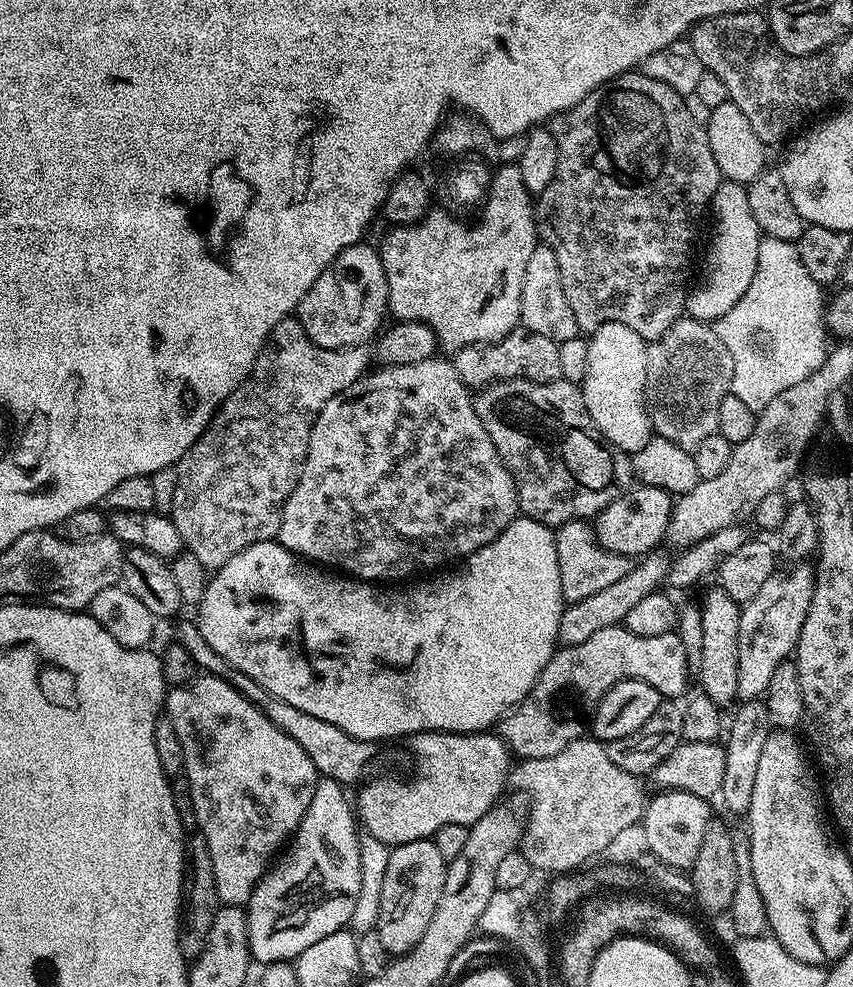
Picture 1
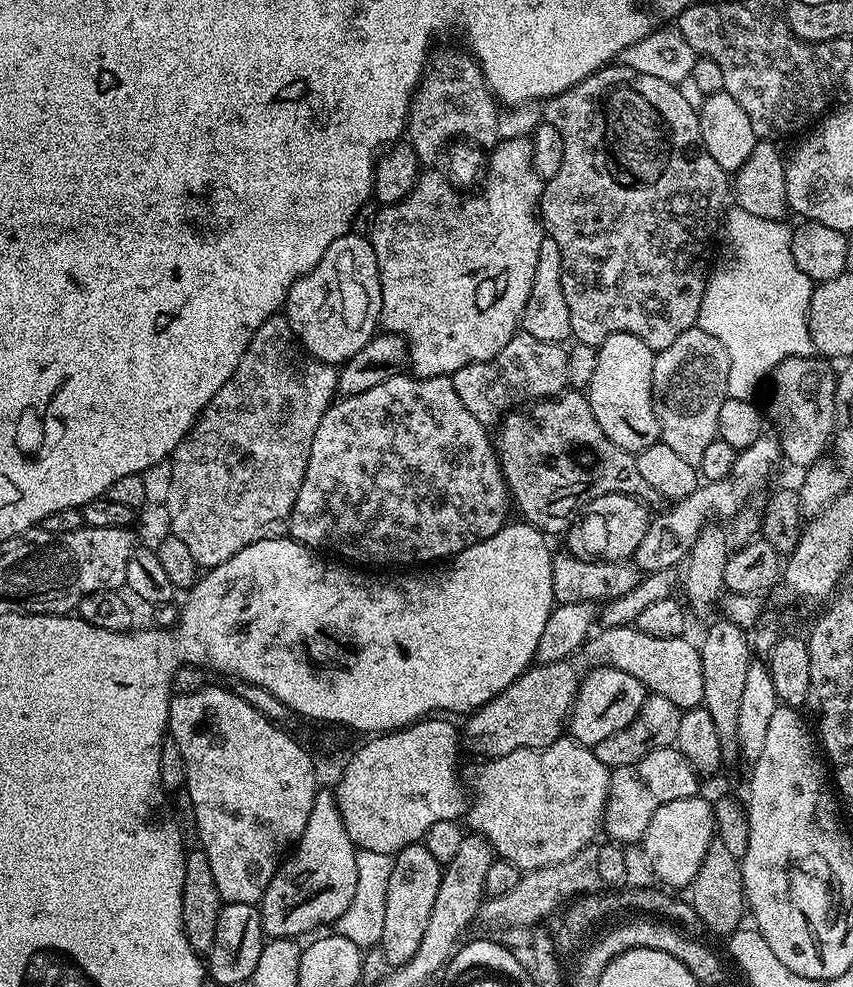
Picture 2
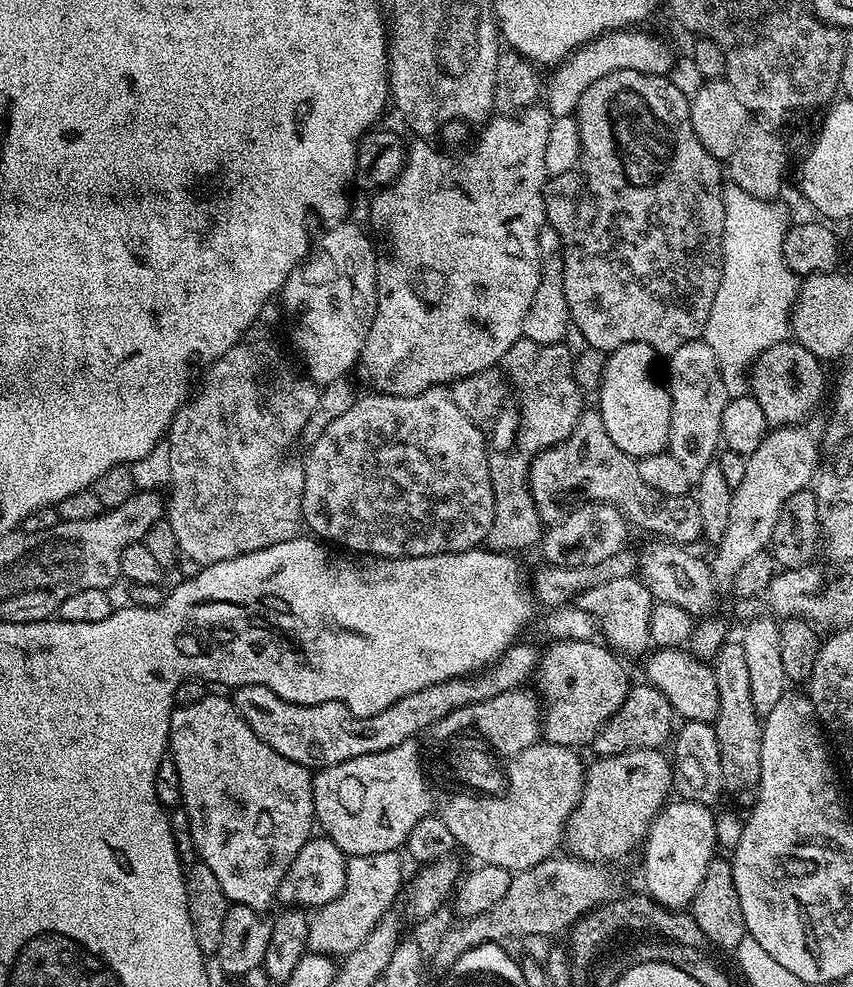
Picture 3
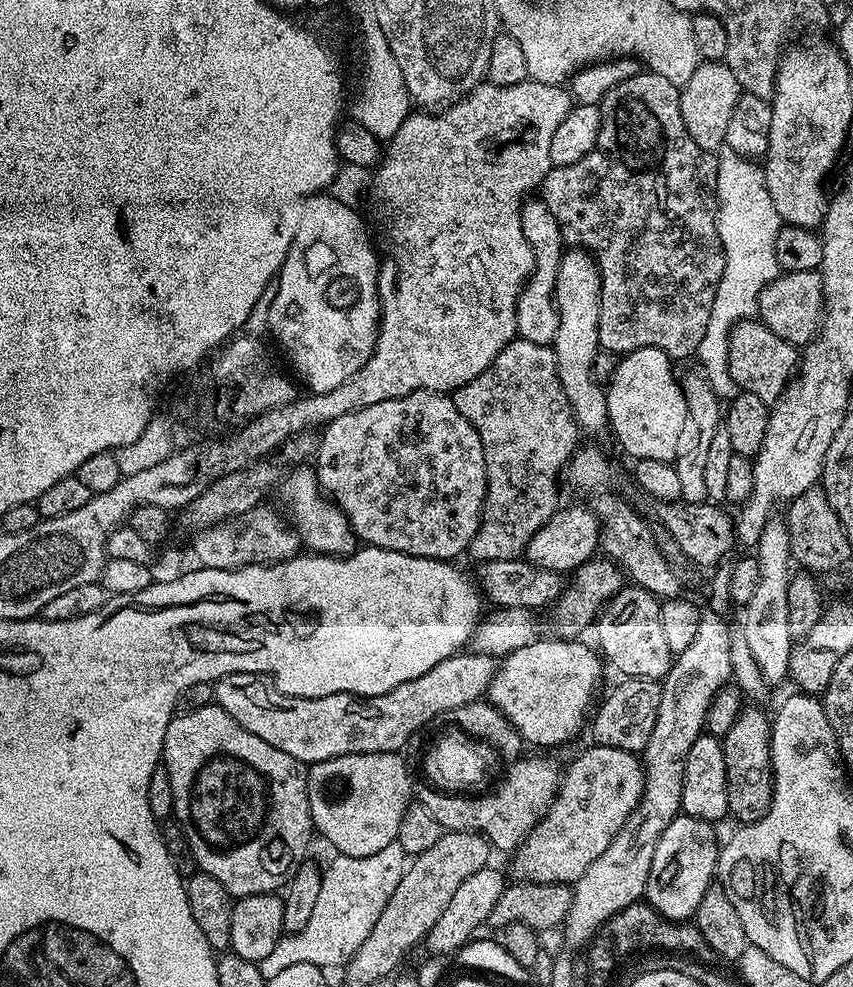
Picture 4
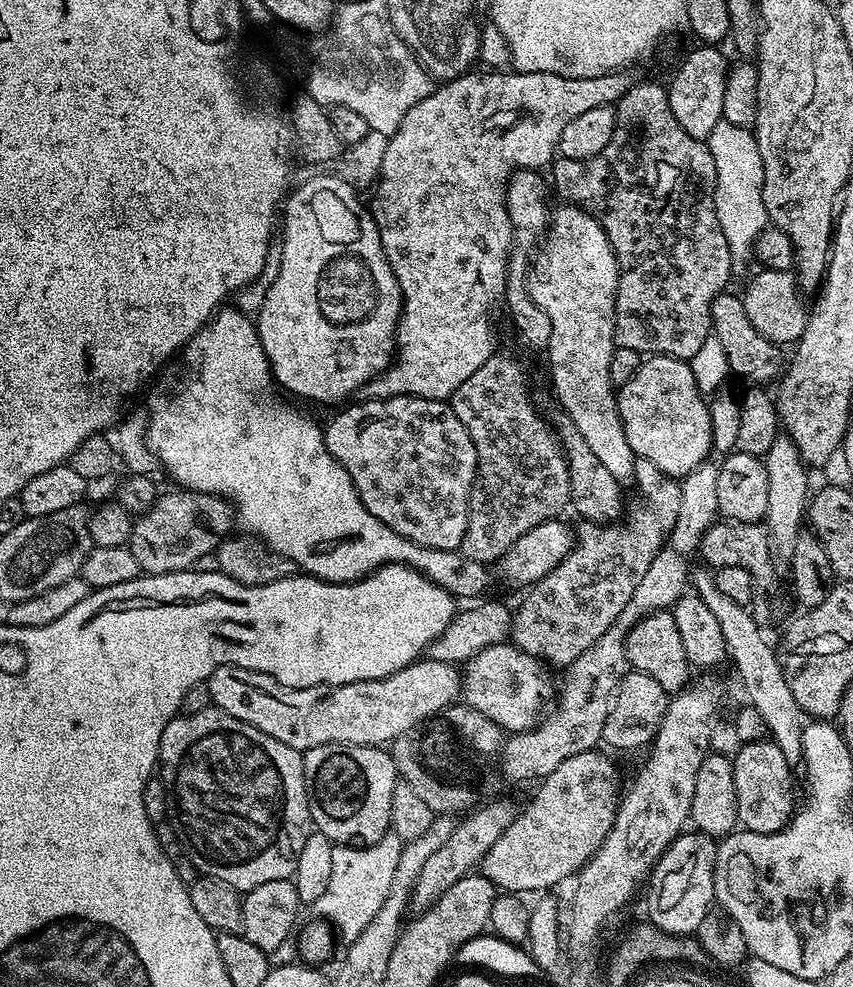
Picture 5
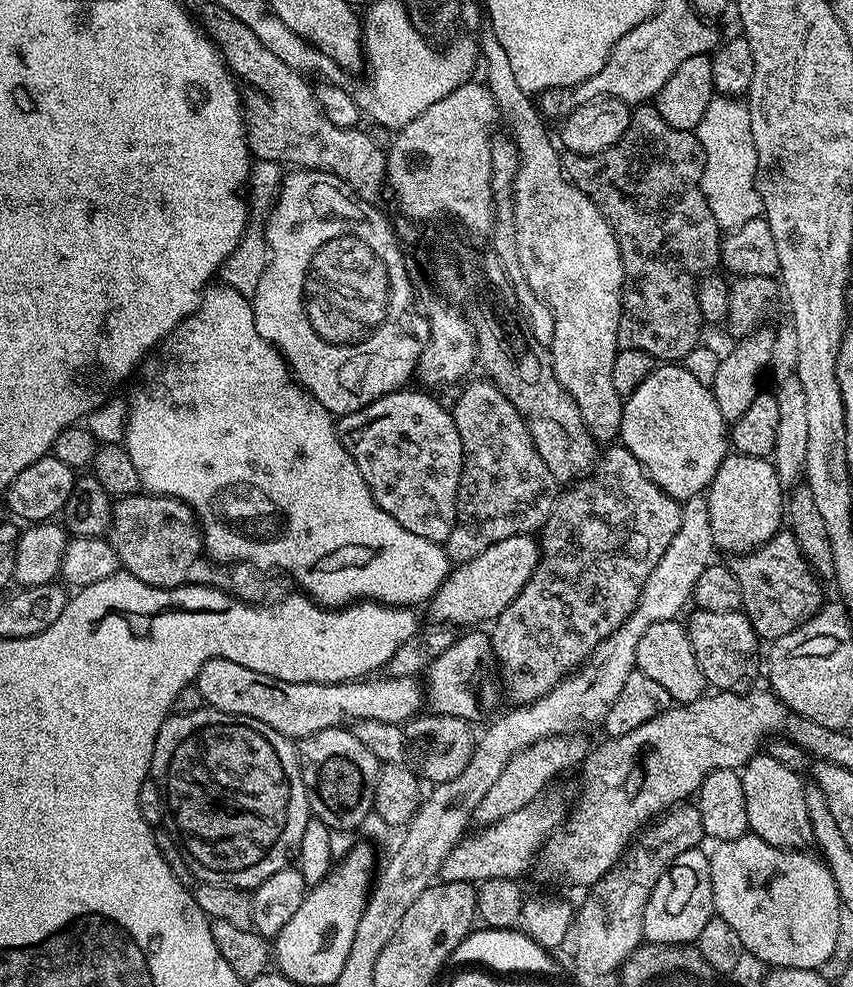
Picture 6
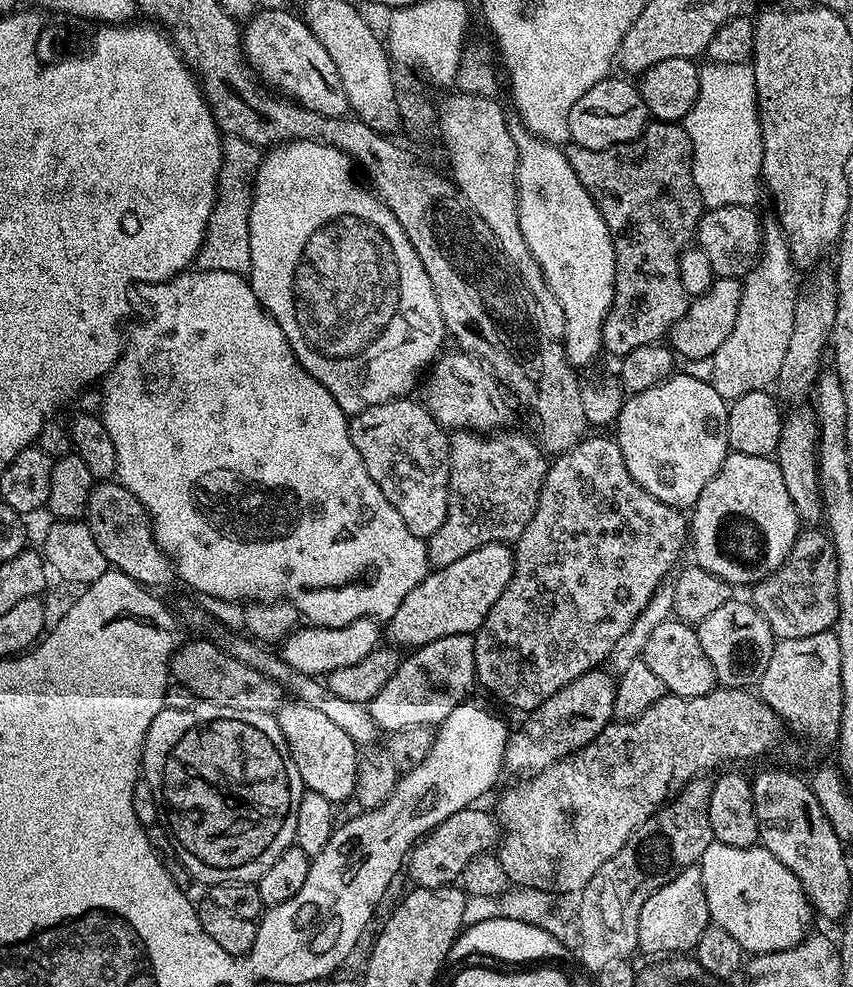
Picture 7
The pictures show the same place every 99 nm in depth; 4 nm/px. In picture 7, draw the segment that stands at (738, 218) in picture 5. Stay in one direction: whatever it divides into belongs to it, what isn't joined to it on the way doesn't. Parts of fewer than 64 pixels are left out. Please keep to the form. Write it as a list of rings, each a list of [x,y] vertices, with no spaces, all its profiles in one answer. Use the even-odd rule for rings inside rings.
[[[708,62],[705,65],[700,68],[698,98],[682,121],[692,143],[694,186],[698,186],[698,194],[708,208],[721,208],[722,206],[746,208],[755,205],[756,195],[762,192],[760,167],[764,147],[760,133],[760,109],[756,103],[754,70],[748,62],[742,64]]]

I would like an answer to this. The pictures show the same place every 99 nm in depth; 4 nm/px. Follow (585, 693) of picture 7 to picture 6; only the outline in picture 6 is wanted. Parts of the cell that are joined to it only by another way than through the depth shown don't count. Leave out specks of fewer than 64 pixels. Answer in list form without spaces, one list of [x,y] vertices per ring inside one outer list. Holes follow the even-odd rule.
[[[568,734],[549,736],[547,740],[534,742],[525,752],[516,753],[506,766],[506,770],[498,774],[498,782],[494,782],[494,786],[490,786],[490,791],[483,796],[482,802],[478,802],[478,810],[474,810],[472,815],[473,821],[480,826],[493,824],[506,818],[506,814],[514,814],[514,810],[522,810],[522,806],[534,802],[536,797],[551,785],[548,783],[555,776],[570,771],[572,767],[575,769],[583,765],[590,751],[590,744],[584,740],[572,739],[576,738]]]

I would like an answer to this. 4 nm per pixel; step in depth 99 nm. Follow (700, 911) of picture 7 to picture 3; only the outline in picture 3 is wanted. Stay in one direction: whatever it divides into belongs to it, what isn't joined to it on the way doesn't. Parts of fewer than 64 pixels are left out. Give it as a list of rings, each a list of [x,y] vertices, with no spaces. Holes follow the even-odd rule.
[[[679,798],[665,803],[652,819],[642,850],[647,895],[667,908],[687,909],[694,894],[698,894],[698,886],[702,886],[702,878],[706,878],[706,866],[710,866],[718,852],[713,809]]]

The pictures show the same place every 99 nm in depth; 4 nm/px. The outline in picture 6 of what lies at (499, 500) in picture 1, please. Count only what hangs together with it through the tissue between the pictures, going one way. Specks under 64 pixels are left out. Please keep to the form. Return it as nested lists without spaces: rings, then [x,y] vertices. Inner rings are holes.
[[[424,390],[408,391],[391,392],[370,402],[370,406],[362,406],[362,410],[339,417],[336,432],[350,458],[354,458],[362,478],[366,478],[366,486],[370,486],[374,502],[378,502],[394,522],[406,526],[406,530],[443,545],[456,525],[456,495],[464,465],[462,438],[458,434],[458,426],[454,426],[451,411],[432,397],[435,395]]]

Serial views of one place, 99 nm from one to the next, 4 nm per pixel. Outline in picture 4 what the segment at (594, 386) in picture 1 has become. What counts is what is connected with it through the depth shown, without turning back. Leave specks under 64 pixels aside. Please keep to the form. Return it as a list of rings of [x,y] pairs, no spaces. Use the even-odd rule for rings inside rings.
[[[639,348],[633,352],[623,353],[617,359],[612,379],[606,385],[608,398],[608,428],[616,435],[616,440],[629,452],[641,460],[675,461],[678,450],[678,437],[686,423],[686,398],[680,389],[678,372],[675,372],[674,361],[657,348]]]

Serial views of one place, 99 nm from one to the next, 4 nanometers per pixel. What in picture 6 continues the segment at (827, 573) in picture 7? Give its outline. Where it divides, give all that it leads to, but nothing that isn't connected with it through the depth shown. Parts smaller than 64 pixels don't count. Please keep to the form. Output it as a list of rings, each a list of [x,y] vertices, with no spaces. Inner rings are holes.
[[[791,530],[775,532],[760,548],[753,548],[731,561],[732,572],[742,586],[743,613],[761,641],[771,642],[805,624],[826,603],[818,579]]]

